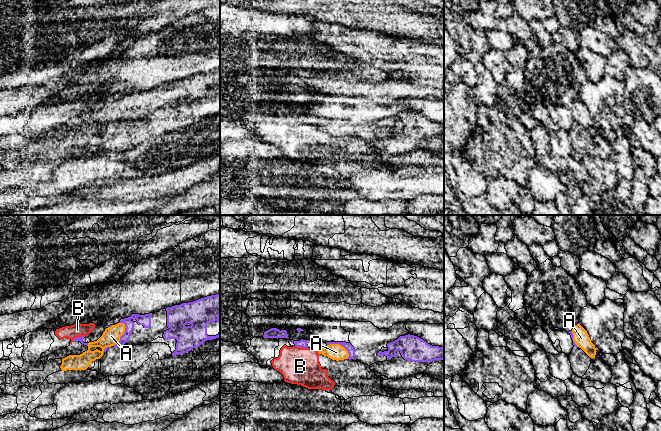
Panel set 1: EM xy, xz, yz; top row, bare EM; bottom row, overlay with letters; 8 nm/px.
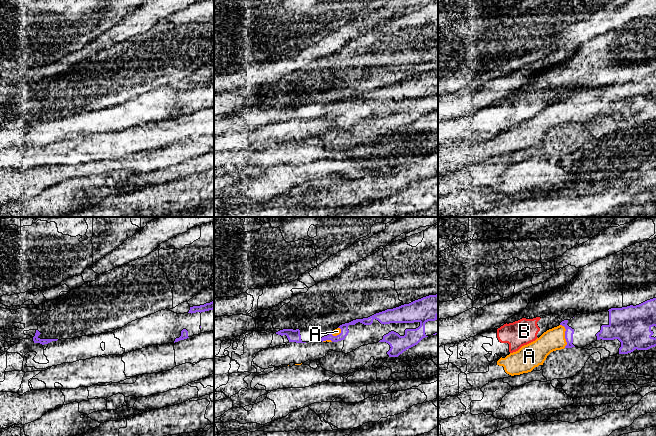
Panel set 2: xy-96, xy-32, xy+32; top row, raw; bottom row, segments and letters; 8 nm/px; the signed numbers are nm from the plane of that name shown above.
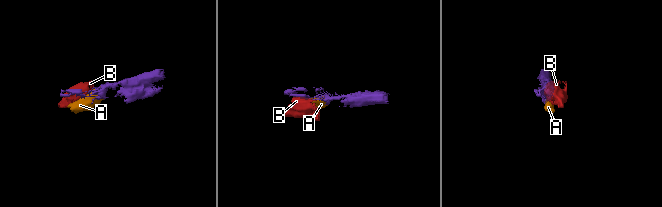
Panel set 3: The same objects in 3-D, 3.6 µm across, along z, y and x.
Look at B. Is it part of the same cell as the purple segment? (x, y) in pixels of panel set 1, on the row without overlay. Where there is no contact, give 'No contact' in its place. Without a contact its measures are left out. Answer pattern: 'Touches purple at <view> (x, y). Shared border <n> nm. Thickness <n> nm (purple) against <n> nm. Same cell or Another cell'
Touches purple at xz (301, 123). Shared border 110 nm. Thickness 70 nm (purple) against 300 nm. Another cell

